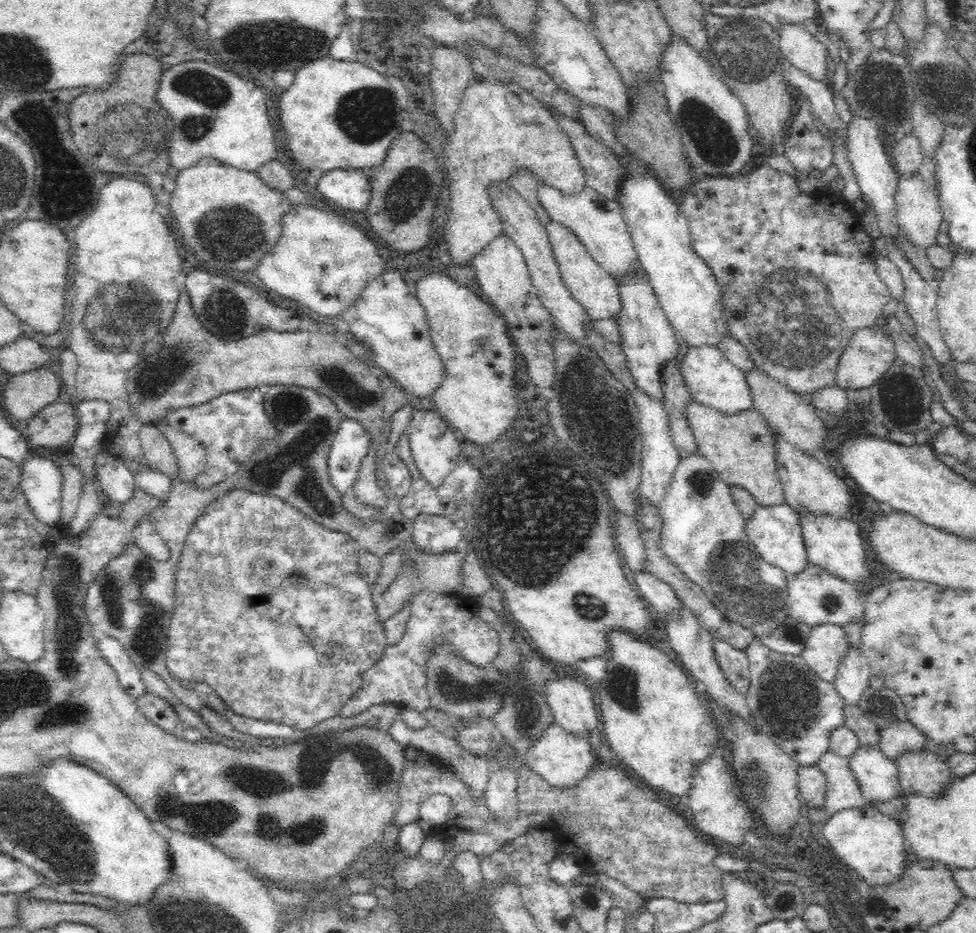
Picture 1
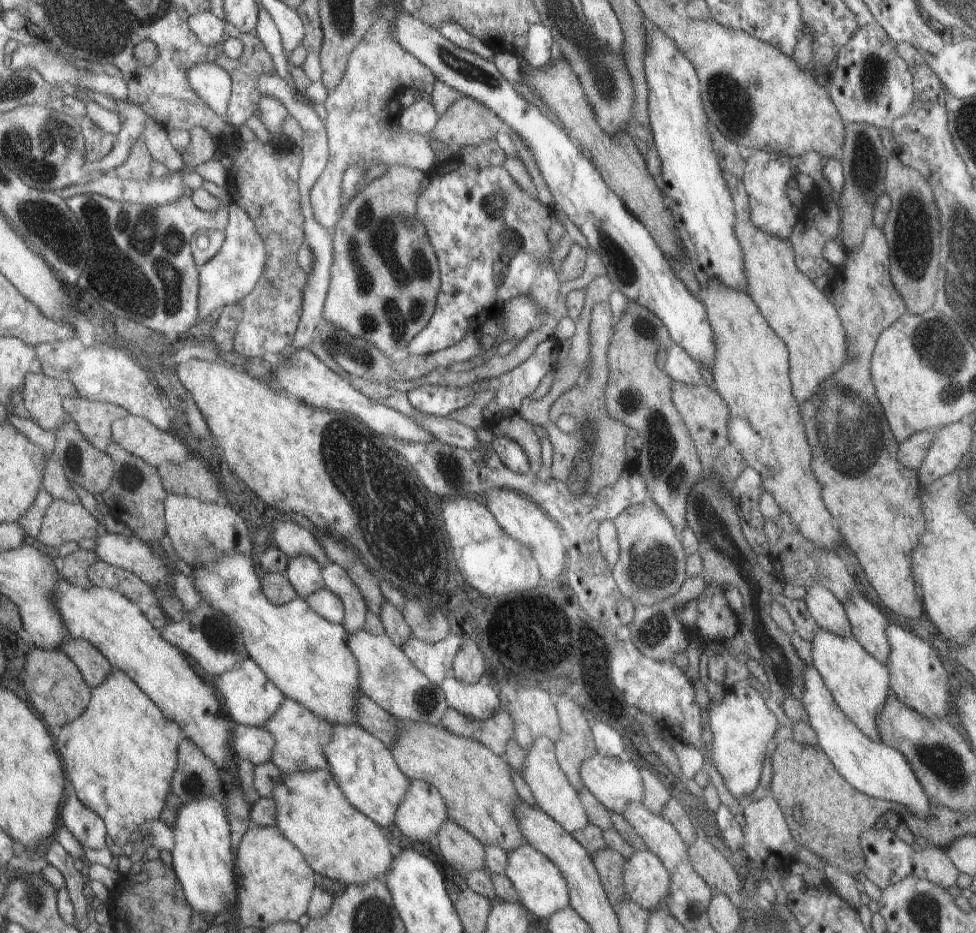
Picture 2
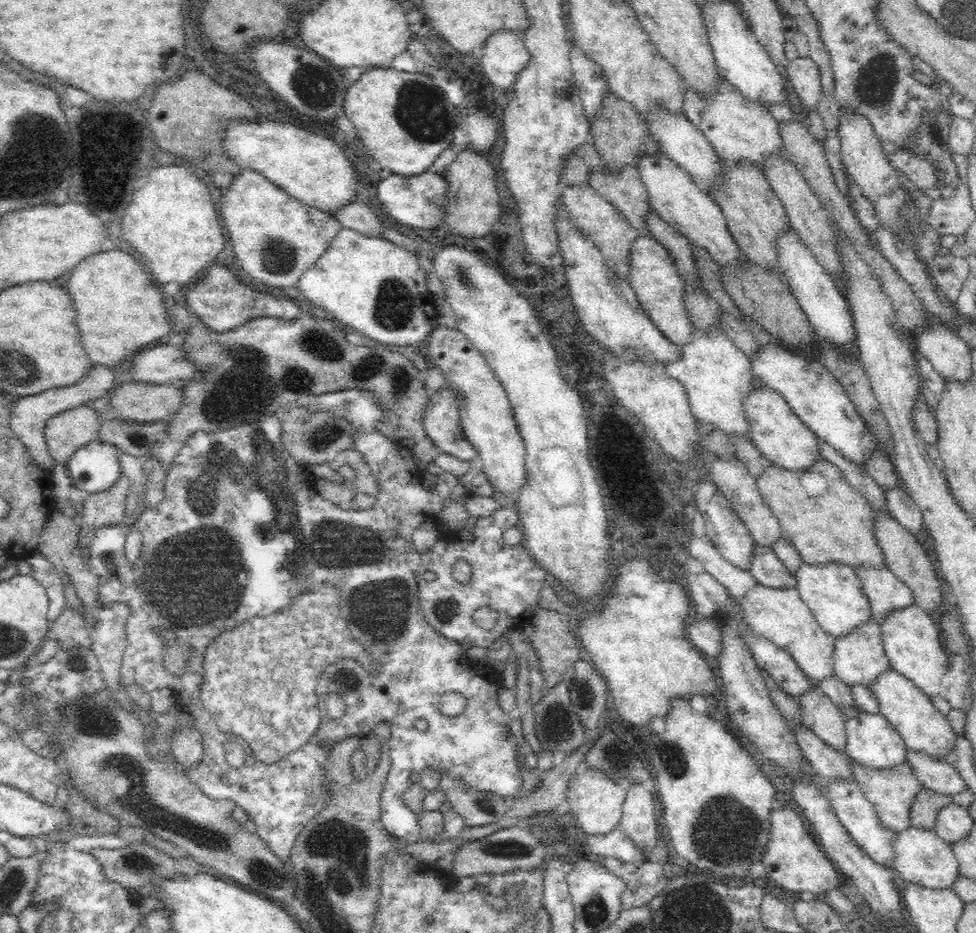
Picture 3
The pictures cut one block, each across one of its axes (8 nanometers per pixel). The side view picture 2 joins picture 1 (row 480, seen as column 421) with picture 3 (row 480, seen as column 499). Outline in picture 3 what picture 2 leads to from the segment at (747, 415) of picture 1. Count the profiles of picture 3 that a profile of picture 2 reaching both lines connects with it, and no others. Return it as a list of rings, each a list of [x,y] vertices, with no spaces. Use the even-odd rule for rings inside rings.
[[[816,462],[806,472],[790,472],[786,468],[772,466],[756,478],[756,486],[764,504],[778,518],[782,538],[788,538],[794,544],[804,564],[840,564],[854,570],[888,568],[874,536],[874,520],[878,516],[876,508],[850,486],[840,468],[832,462]]]

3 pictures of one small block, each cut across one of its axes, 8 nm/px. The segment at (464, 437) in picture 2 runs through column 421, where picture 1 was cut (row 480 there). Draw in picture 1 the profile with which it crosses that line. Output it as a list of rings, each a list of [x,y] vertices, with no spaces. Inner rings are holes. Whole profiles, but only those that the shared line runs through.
[[[424,478],[412,480],[408,496],[398,498],[398,502],[400,502],[400,512],[410,522],[414,522],[414,518],[420,512],[426,512],[426,514],[432,514],[432,516],[442,516],[444,514],[444,508],[440,504],[440,498],[438,498],[438,492],[436,492],[436,486],[432,486]]]

